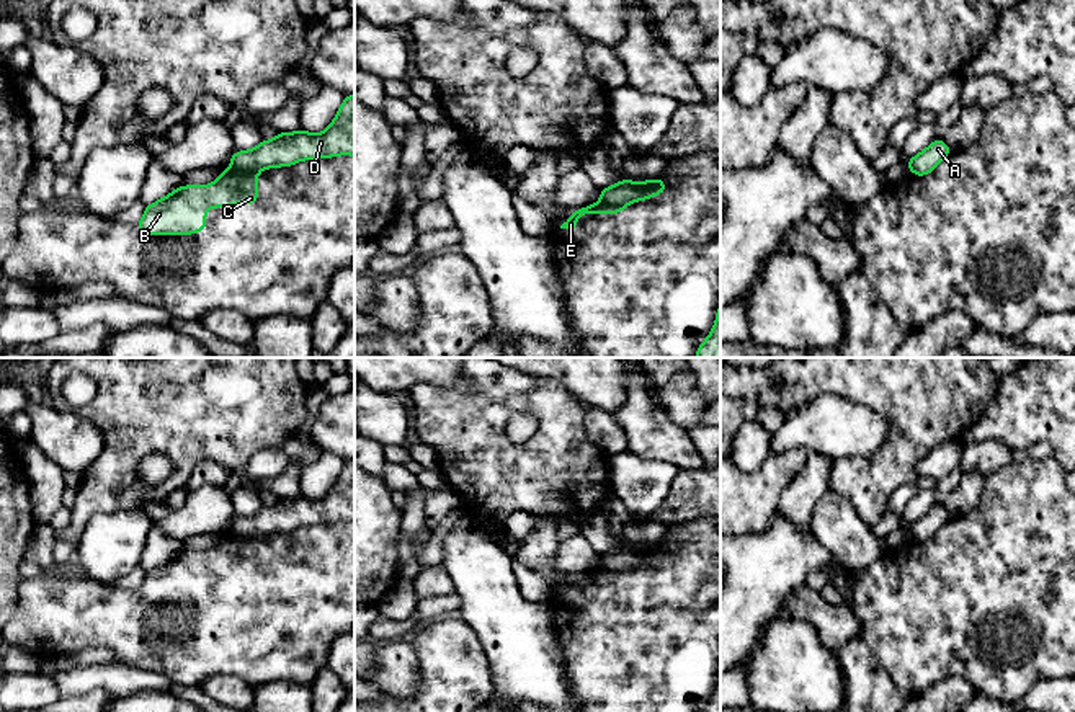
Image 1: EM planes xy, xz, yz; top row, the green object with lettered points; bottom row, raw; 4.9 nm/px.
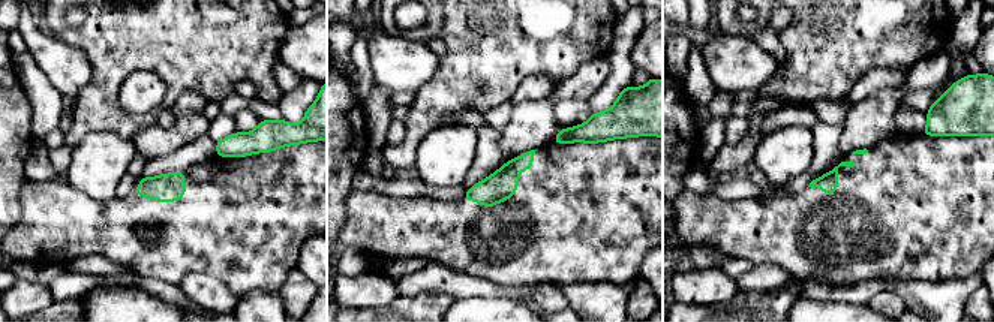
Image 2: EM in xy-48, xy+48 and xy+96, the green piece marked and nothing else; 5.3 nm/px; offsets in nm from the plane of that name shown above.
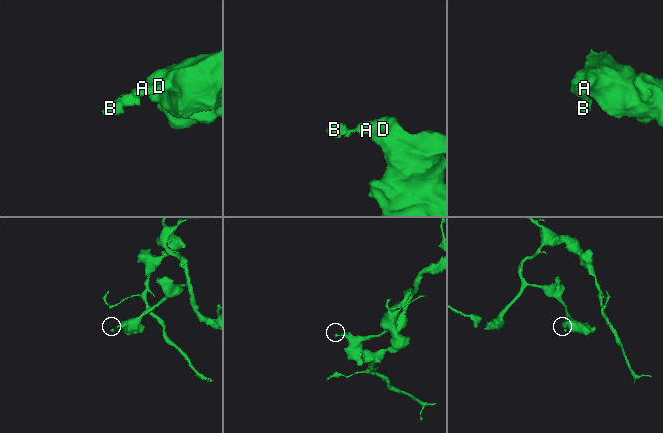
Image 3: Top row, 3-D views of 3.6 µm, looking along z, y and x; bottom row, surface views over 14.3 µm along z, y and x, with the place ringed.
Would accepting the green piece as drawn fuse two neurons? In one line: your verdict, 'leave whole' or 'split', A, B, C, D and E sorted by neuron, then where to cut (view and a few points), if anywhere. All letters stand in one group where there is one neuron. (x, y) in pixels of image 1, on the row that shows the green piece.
split; groups A D / B C E; cut xy (232, 165), (240, 170), (257, 172)

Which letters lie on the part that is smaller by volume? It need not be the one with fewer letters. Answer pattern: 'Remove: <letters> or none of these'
Remove: B, C, E

